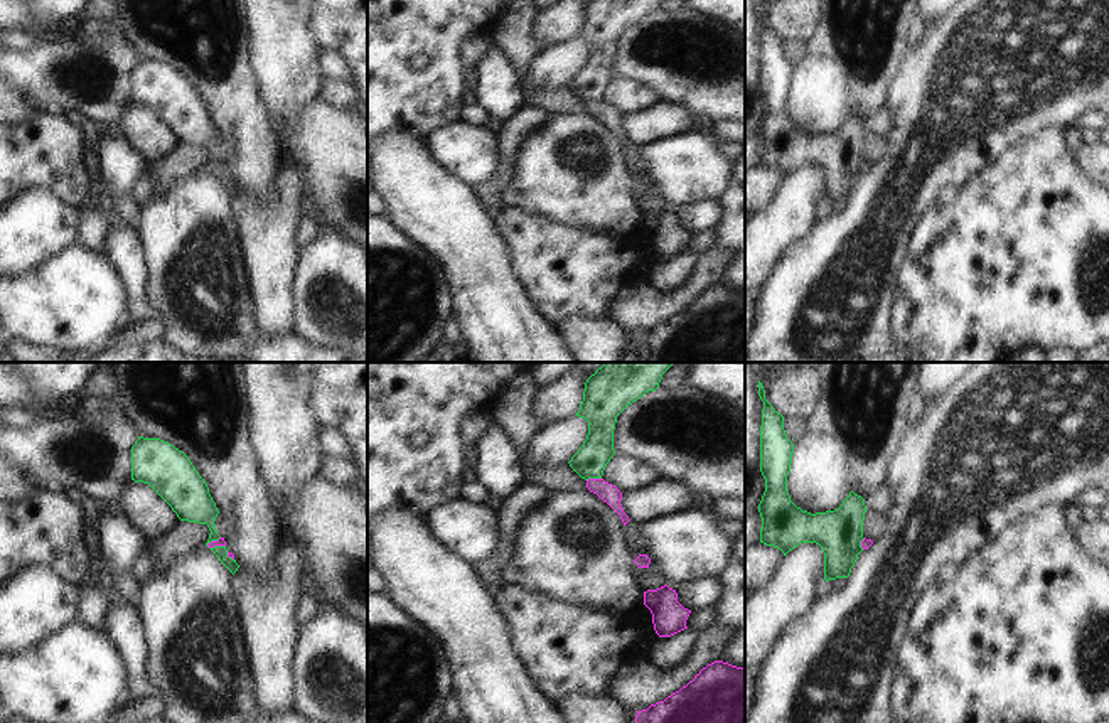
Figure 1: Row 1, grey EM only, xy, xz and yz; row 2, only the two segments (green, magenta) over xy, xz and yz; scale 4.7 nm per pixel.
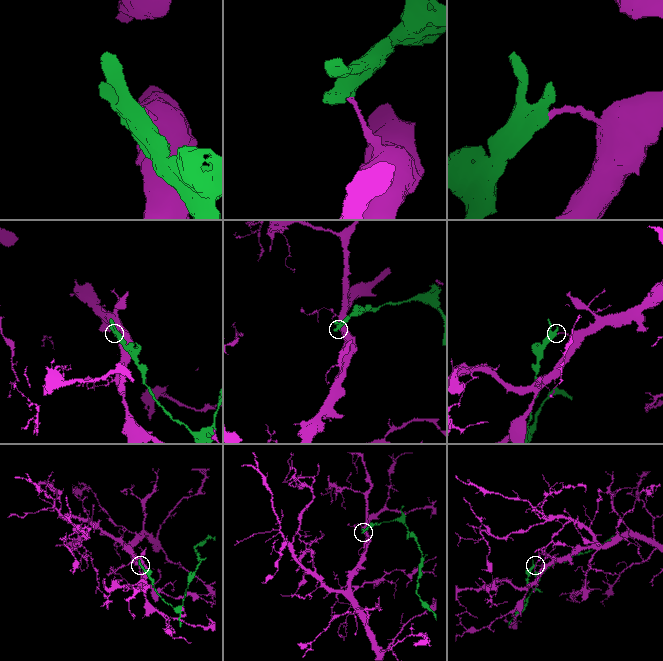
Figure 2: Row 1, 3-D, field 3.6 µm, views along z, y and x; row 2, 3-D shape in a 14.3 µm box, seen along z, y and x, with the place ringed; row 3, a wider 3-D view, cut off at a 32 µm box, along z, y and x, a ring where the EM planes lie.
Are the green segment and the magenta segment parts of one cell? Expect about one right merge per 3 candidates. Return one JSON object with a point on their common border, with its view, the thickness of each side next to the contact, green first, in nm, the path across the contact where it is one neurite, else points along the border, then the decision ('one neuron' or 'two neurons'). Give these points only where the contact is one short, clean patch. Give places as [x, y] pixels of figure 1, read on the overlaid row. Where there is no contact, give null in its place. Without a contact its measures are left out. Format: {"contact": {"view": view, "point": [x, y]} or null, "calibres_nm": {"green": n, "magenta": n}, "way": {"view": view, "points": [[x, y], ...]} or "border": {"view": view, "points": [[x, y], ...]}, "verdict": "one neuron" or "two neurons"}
{"contact": {"view": "xz", "point": [594, 477]}, "calibres_nm": {"green": 160, "magenta": 90}, "border": {"view": "xz", "points": [[600, 477], [587, 481]]}, "verdict": "two neurons"}

